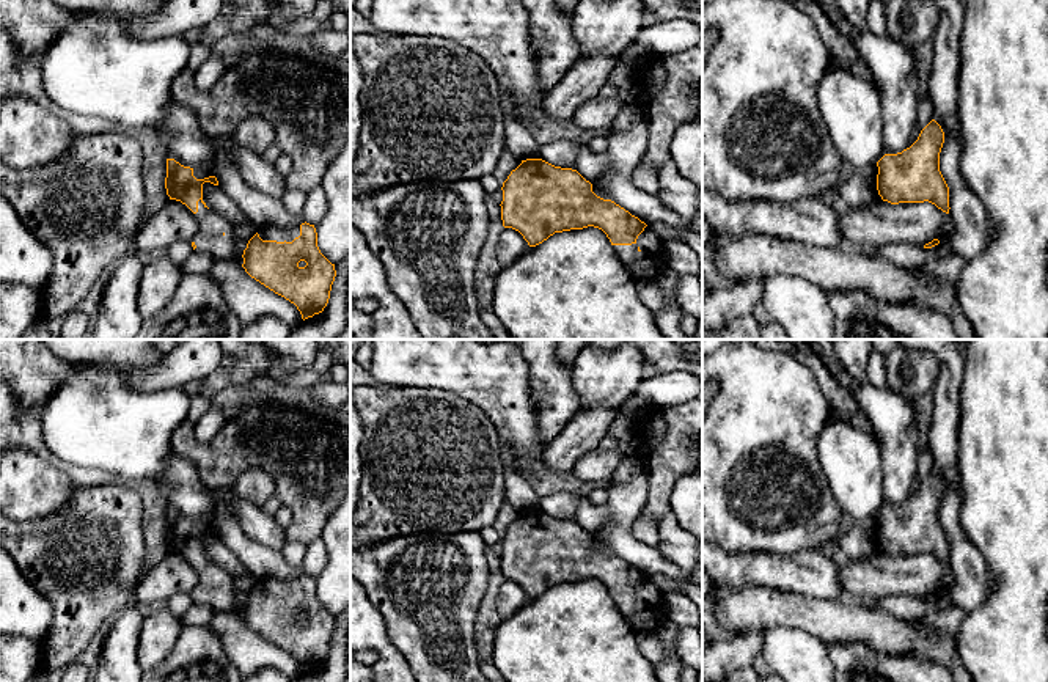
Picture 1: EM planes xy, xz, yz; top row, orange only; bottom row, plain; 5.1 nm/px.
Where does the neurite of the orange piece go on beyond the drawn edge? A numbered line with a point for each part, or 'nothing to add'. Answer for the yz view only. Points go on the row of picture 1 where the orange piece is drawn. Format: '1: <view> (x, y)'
nothing to add

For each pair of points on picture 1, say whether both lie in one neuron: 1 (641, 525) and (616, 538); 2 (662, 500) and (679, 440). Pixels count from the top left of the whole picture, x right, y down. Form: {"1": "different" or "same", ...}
{"1": "different", "2": "same"}

